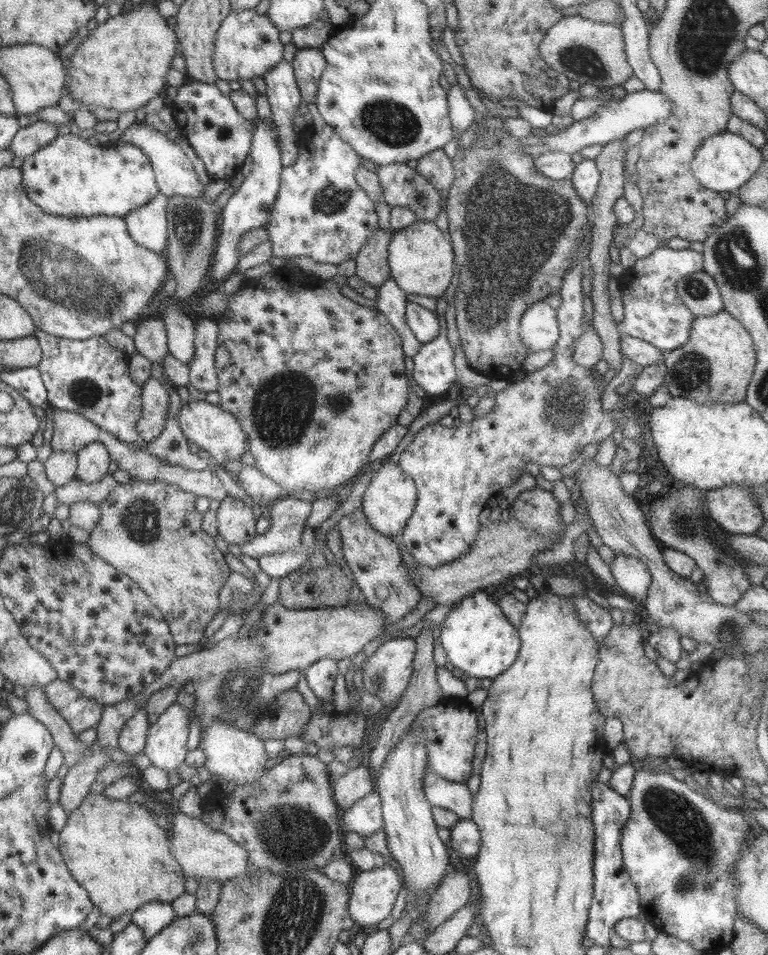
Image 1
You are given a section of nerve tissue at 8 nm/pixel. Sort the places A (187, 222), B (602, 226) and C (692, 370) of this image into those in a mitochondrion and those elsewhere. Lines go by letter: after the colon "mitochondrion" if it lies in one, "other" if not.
A: mitochondrion
B: other
C: mitochondrion

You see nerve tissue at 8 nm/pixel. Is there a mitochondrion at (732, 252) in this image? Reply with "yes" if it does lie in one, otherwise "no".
yes

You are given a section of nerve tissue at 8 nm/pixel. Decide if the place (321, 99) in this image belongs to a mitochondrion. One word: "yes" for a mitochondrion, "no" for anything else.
no

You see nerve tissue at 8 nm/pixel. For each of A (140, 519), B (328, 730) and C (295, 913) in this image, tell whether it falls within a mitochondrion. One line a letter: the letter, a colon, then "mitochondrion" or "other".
A: mitochondrion
B: other
C: mitochondrion

